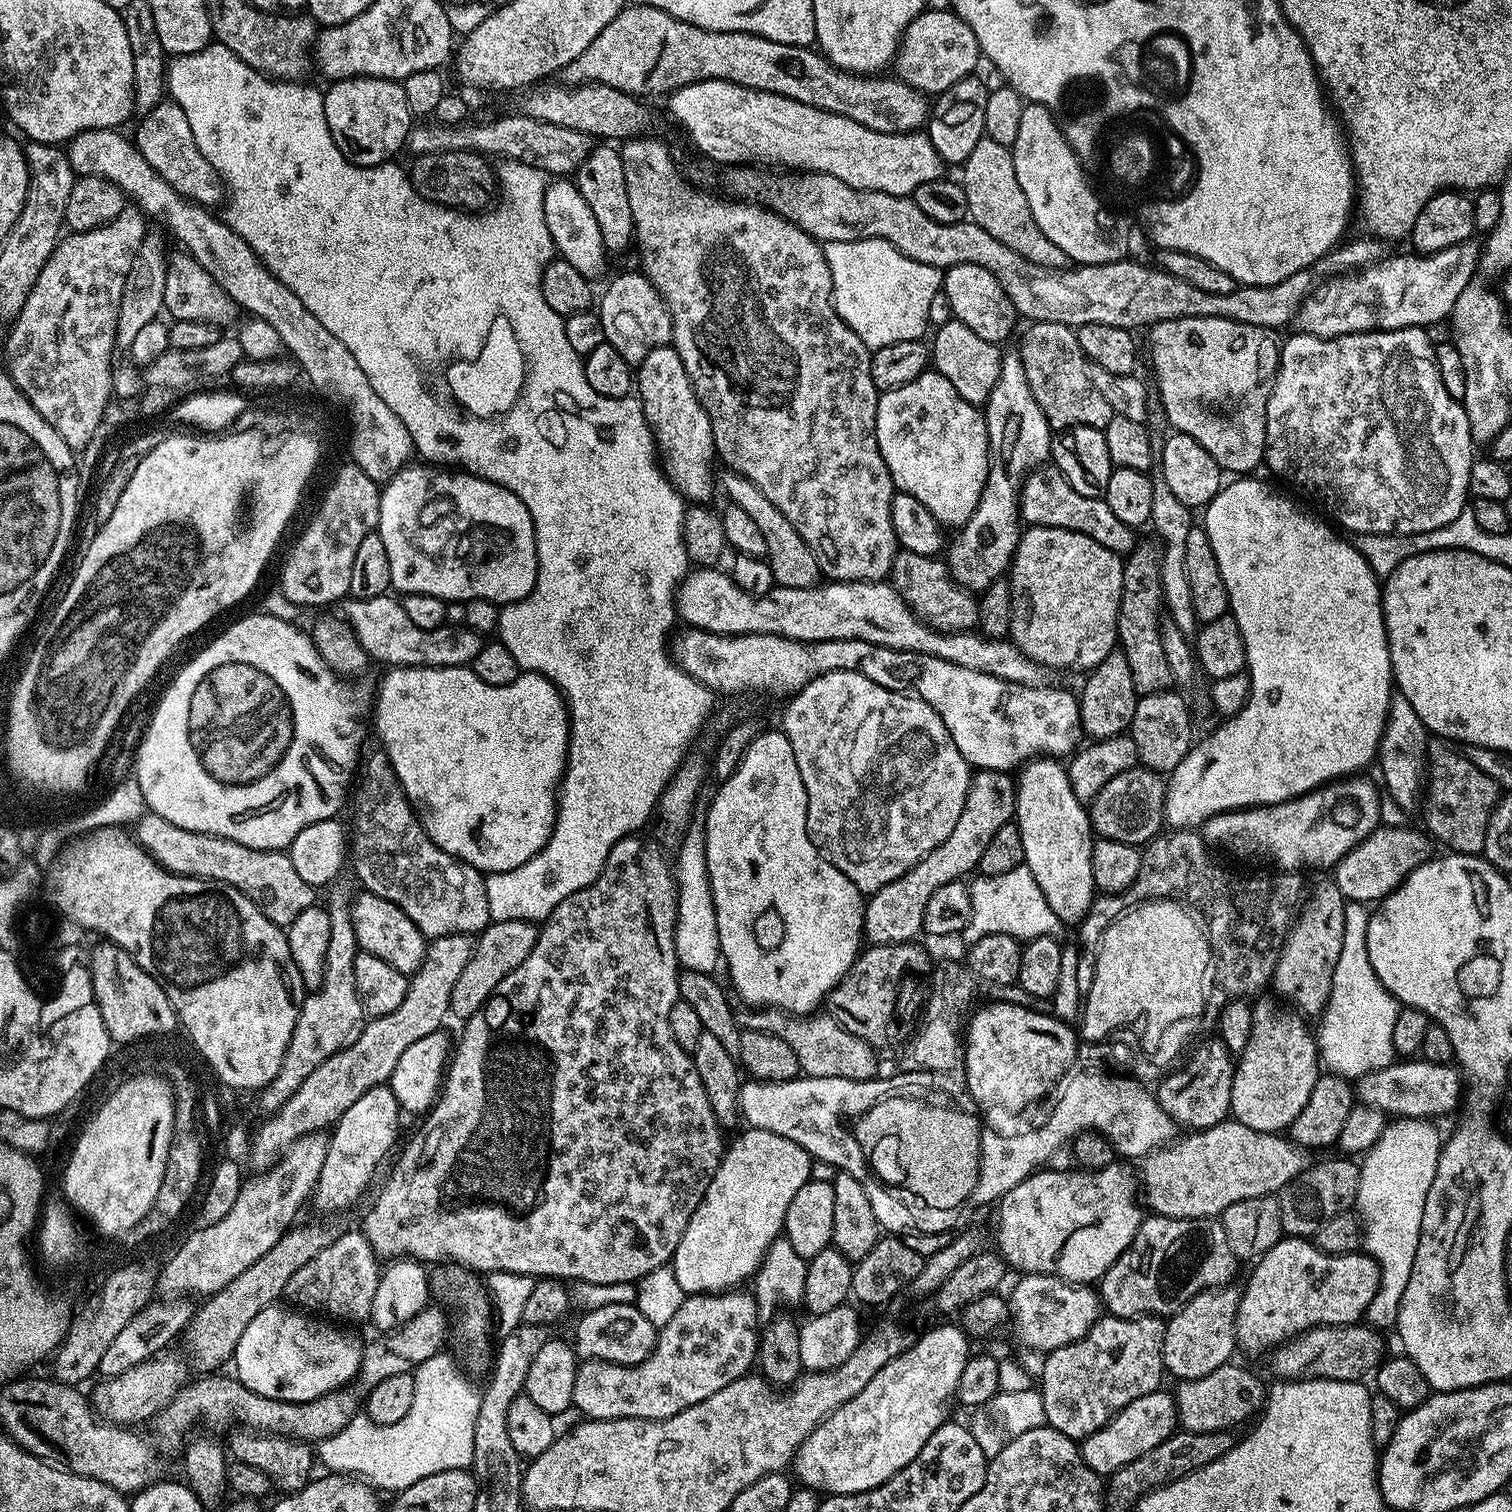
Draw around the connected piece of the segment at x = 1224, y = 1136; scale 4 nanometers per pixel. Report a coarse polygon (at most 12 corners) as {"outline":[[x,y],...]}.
{"outline":[[1231,1118],[1142,1160],[1157,1216],[1216,1218],[1310,1165]]}

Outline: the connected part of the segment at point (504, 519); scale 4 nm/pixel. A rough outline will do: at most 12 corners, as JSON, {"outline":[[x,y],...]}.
{"outline":[[409,463],[380,490],[392,588],[526,598],[530,510]]}

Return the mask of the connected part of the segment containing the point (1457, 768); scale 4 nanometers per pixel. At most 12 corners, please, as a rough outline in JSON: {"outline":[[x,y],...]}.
{"outline":[[1429,739],[1427,831],[1480,854],[1498,785]]}

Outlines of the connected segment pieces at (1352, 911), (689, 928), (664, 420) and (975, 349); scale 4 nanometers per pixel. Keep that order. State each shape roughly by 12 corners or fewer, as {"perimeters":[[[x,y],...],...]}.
{"perimeters":[[[1345,903],[1342,954],[1315,1033],[1323,1067],[1397,1059],[1401,1005],[1366,954],[1369,909]],[[704,834],[674,856],[676,961],[721,967]],[[671,344],[634,388],[664,475],[685,501],[712,496],[712,423]],[[955,318],[930,340],[930,360],[977,406],[1000,377],[1001,345]]]}

